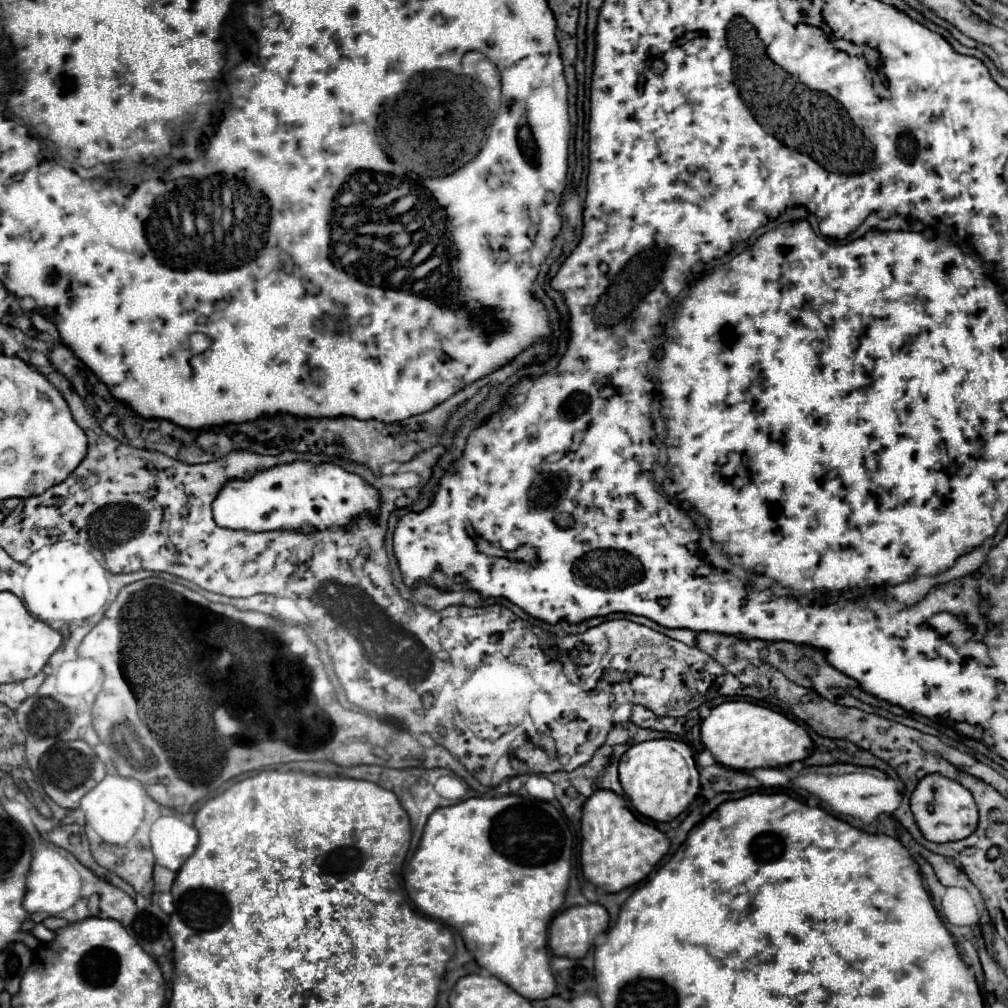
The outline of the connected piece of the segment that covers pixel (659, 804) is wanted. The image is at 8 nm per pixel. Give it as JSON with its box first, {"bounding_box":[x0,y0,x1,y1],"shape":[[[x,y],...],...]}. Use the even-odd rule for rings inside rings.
{"bounding_box":[619,738,700,822],"shape":[[[669,738],[633,744],[621,756],[619,780],[633,808],[655,822],[669,822],[677,818],[687,810],[700,791],[700,774],[691,746]]]}

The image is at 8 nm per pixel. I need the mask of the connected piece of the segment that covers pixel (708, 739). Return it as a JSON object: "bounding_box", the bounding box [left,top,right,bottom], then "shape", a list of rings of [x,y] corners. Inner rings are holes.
{"bounding_box":[701,700,813,770],"shape":[[[729,700],[711,708],[711,714],[701,722],[701,742],[721,766],[735,770],[779,768],[807,758],[813,748],[813,742],[803,726],[781,712],[743,700]]]}

